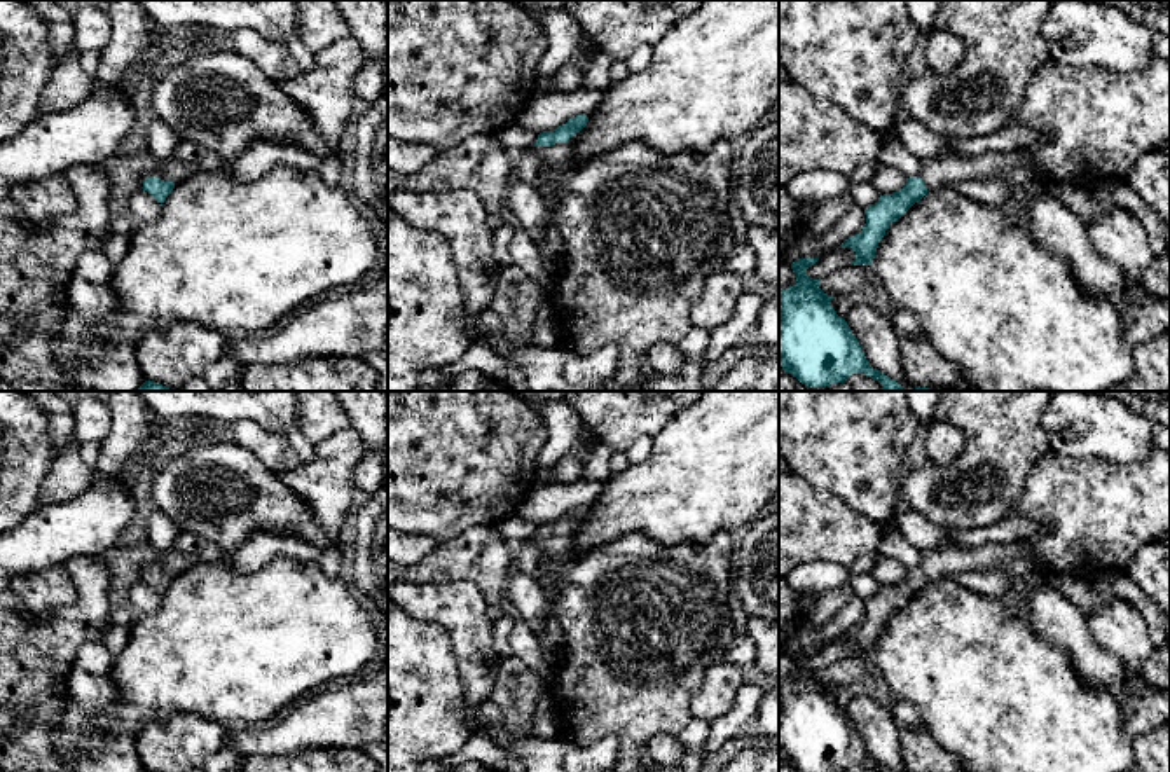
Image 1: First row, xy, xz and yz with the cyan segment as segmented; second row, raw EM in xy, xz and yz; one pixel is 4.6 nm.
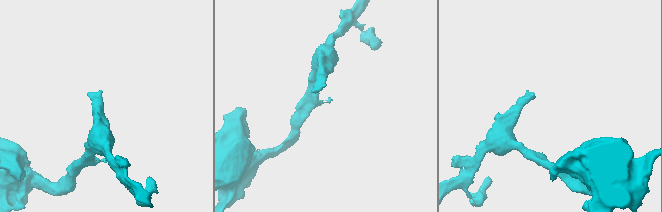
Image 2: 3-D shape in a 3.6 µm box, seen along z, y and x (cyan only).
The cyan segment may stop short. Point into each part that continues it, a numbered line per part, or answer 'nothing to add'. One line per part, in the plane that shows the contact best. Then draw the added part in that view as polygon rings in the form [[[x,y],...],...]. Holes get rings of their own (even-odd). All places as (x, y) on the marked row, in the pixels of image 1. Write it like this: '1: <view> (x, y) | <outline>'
1: xz (559, 159) | [[[575,133],[566,143],[555,143],[548,147],[533,147],[533,152],[545,162],[545,169],[541,175],[541,185],[538,187],[540,194],[545,197],[550,220],[547,232],[536,243],[543,262],[548,267],[559,265],[559,252],[564,243],[555,220],[555,187],[559,182],[575,173],[583,162],[576,157],[575,143],[578,133]]]

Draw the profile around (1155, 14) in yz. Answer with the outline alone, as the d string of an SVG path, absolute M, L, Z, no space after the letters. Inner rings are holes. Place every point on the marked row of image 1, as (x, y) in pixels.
M1091 0L1112 7L1160 35L1170 35L1170 0Z

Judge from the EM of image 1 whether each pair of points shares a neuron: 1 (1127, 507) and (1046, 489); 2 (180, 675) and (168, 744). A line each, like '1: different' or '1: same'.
1: same
2: different

